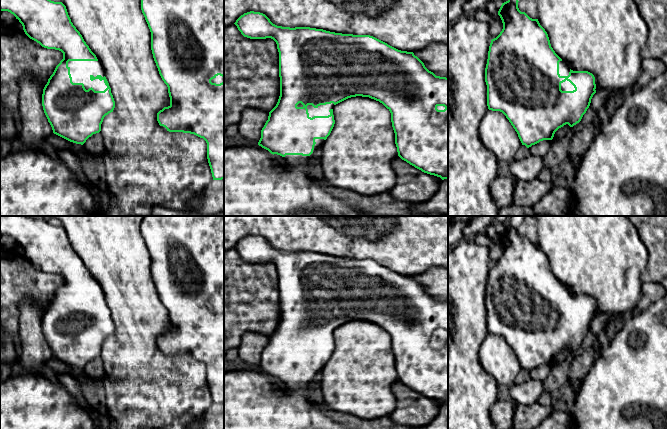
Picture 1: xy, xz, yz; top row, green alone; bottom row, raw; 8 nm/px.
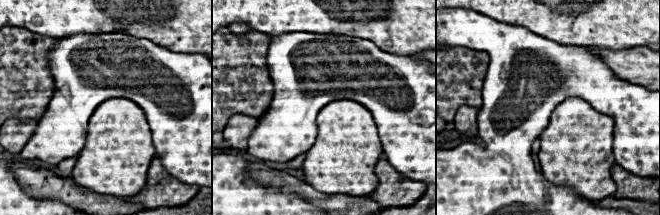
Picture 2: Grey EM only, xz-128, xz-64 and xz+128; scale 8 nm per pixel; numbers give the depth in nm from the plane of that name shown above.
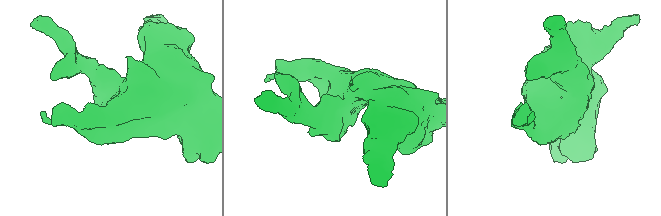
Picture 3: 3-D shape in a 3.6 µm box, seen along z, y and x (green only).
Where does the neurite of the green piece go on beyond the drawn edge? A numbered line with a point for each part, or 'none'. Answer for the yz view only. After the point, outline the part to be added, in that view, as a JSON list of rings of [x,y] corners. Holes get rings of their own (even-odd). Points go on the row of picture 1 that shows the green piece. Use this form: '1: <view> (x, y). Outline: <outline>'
1: yz (565, 86). Outline: [[[566,80],[565,82],[561,83],[561,90],[562,91],[573,91],[575,90],[575,88],[569,81]]]

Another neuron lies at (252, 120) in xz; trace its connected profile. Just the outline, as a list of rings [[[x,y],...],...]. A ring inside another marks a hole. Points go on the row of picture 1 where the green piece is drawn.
[[[255,108],[246,109],[238,122],[238,134],[258,144],[261,138],[261,130],[268,120],[269,113]]]

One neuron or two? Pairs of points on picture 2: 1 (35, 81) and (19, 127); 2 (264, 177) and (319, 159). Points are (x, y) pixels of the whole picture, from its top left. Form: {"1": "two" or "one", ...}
{"1": "two", "2": "two"}

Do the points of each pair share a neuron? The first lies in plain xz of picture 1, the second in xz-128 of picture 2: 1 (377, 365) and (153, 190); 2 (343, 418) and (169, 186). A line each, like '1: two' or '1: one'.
1: two
2: two

